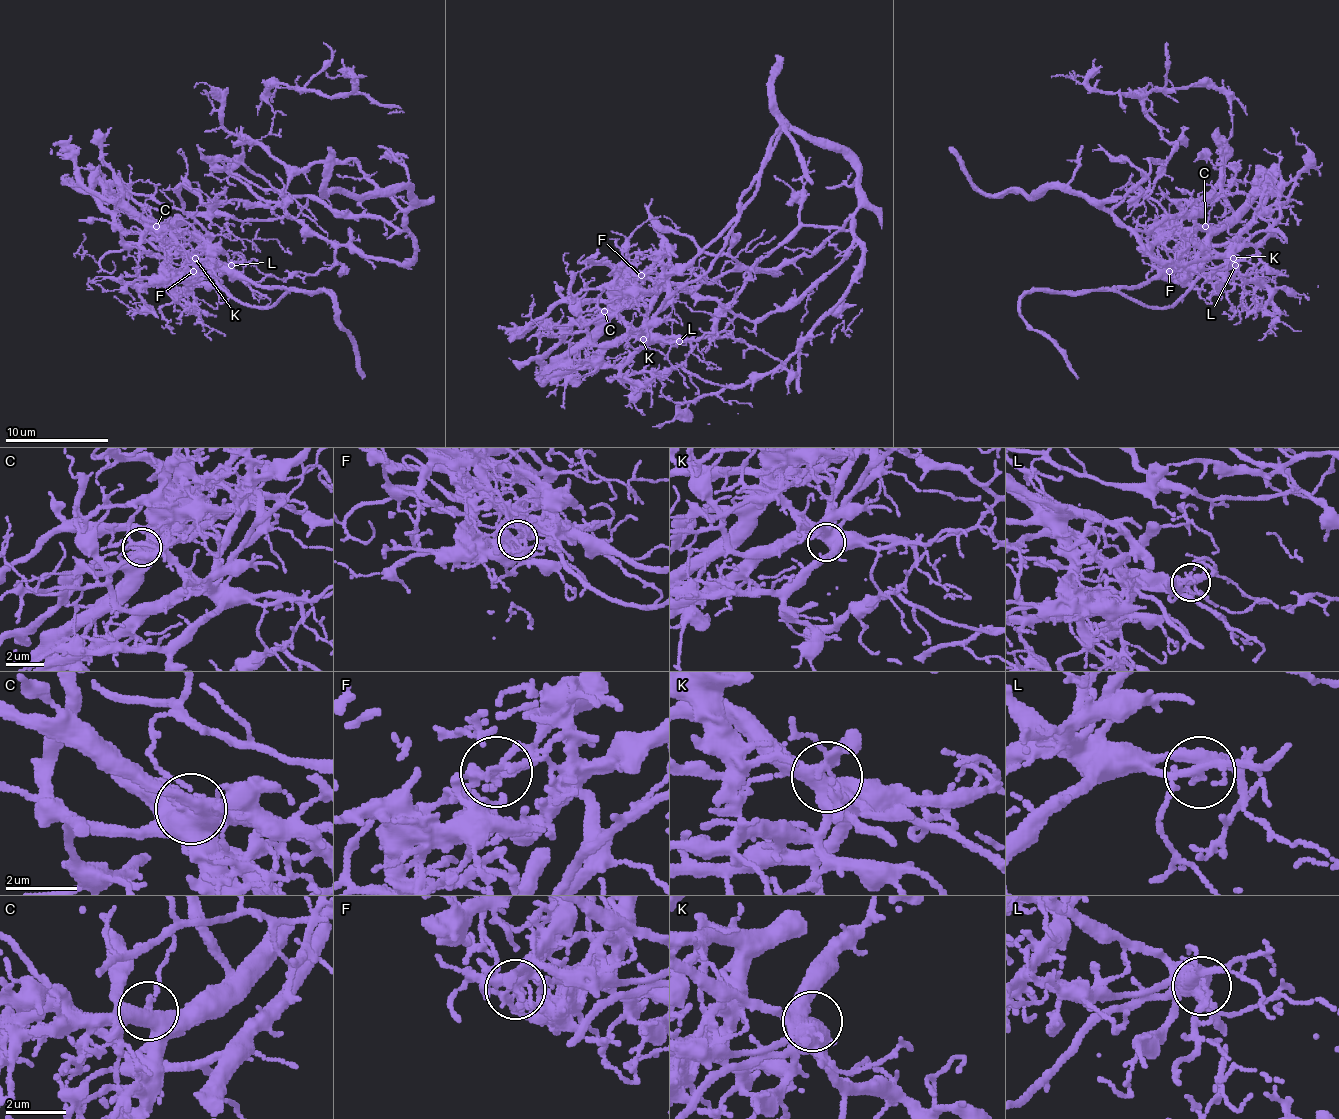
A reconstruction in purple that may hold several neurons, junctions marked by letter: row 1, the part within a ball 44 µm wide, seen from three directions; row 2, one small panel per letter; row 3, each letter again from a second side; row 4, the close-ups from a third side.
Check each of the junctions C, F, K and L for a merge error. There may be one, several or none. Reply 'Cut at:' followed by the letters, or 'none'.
Cut at: C, F

